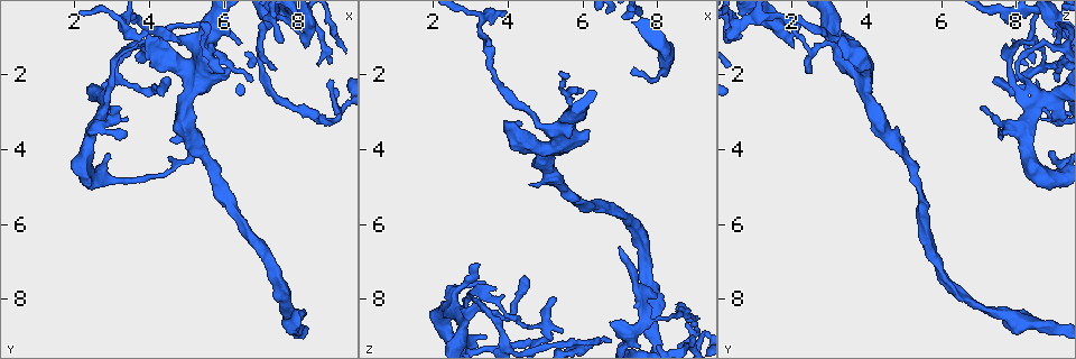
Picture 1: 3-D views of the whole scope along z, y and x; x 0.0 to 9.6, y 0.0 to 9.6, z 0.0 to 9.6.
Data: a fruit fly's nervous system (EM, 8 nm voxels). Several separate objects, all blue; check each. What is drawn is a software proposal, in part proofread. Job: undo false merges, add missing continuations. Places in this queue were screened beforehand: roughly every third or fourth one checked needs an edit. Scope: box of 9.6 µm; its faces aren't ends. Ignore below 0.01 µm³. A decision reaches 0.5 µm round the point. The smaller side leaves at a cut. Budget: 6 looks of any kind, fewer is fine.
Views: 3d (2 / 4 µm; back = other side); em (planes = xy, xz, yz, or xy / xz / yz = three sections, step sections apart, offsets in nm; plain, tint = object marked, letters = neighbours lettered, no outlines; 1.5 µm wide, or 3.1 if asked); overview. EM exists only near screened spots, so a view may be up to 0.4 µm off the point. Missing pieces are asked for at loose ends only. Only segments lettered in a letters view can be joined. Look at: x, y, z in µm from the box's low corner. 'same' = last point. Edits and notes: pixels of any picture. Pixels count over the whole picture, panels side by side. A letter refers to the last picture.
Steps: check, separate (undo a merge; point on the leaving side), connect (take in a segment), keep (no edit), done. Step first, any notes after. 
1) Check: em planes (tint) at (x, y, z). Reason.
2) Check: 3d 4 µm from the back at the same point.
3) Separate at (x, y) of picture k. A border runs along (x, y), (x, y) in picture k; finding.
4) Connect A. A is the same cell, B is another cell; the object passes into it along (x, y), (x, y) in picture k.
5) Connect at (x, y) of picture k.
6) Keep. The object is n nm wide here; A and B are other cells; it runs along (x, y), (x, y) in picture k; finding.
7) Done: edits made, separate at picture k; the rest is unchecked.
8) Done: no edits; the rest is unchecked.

Check: 3d 2 µm at (4.60, 3.80, 4.90). Thick end.

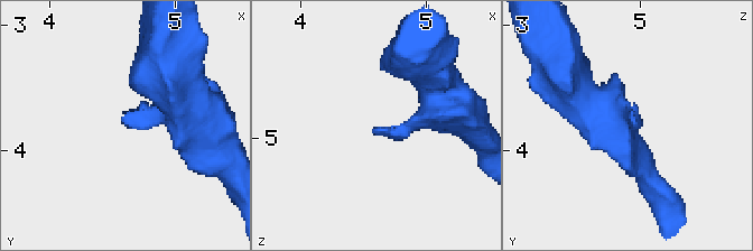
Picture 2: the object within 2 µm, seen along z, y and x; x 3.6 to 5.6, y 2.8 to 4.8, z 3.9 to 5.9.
Check: em yz step 8 (plain) at (4.60, 3.76, 4.92). Now the EM.

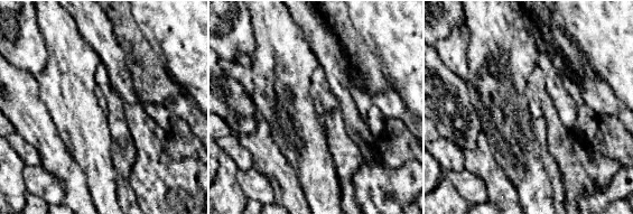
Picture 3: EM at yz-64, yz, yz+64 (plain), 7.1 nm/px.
Check: em yz step 8 (letters) at the same point. See the neighbours.

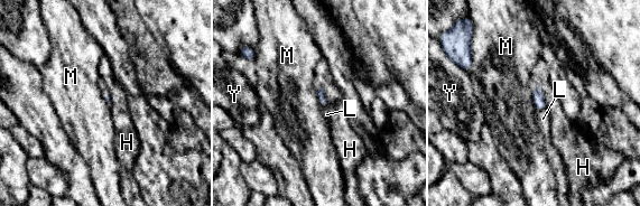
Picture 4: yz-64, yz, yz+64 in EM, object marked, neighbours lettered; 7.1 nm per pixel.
Keep. The longest contact is with H, 180 nm; H, L, M and Y are other cells; a border runs along (531, 91), (531, 101), (537, 110) in picture 4; none of them fits.

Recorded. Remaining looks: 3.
Check: 3d 4 µm at (8.50, 1.70, 8.30). Thin end.

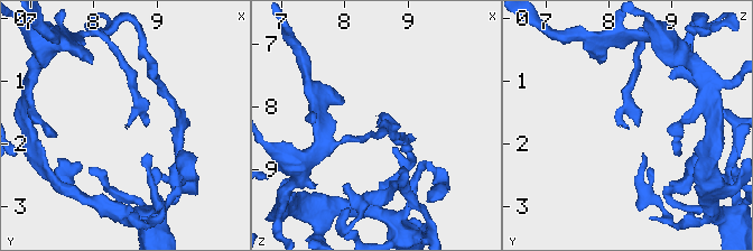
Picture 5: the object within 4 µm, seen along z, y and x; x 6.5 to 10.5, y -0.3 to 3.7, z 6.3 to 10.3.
Check: em planes (tint) at (8.50, 1.70, 8.35). Shape alone is not enough.

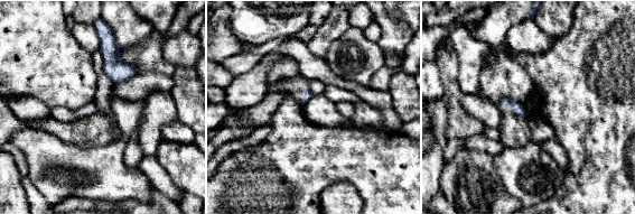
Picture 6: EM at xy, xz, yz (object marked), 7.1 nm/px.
Check: em planes (letters) at the same point. What lies round it.

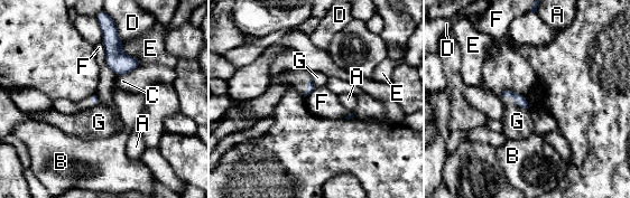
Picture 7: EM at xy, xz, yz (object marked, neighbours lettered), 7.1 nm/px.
Keep. The longest contact is with F, 280 nm; A, B, C, D, E, F and G are other cells; a border runs along (101, 40), (105, 64), (117, 75) in picture 7; no lettered segment goes on from it.

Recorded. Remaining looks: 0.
Done: no edits; the rest is unchecked.

